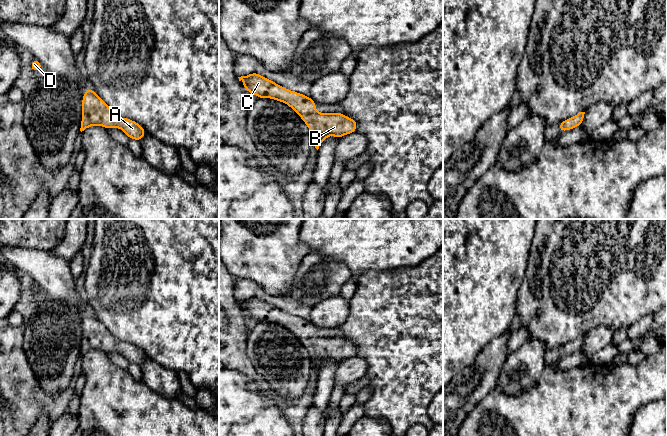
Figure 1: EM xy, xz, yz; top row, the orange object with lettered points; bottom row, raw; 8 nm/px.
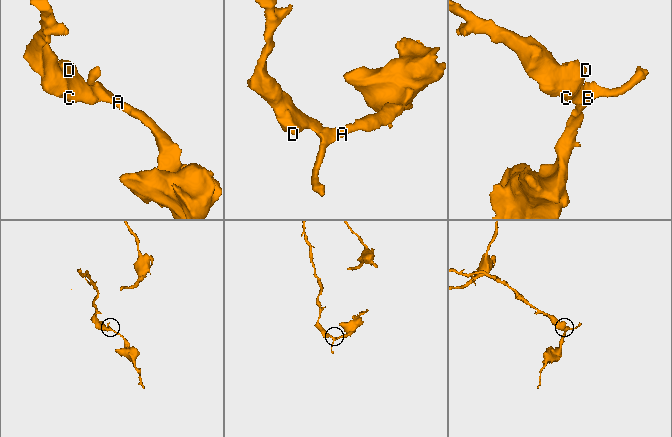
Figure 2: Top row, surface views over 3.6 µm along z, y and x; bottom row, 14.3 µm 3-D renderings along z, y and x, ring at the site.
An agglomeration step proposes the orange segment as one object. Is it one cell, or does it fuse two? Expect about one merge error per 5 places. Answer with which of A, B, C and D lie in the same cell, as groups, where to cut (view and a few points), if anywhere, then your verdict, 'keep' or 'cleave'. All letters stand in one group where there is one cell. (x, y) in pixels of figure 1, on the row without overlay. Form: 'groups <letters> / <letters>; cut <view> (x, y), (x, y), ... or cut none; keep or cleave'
groups A B C D; cut none; keep

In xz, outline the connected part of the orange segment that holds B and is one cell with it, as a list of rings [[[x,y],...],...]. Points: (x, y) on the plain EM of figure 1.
[[[256,296],[238,302],[239,305],[244,305],[242,309],[246,315],[255,318],[258,323],[271,322],[291,331],[312,356],[312,364],[317,374],[329,359],[341,362],[354,357],[357,353],[357,346],[354,343],[343,340],[341,336],[327,338],[316,336],[317,327],[310,321],[288,314]]]

